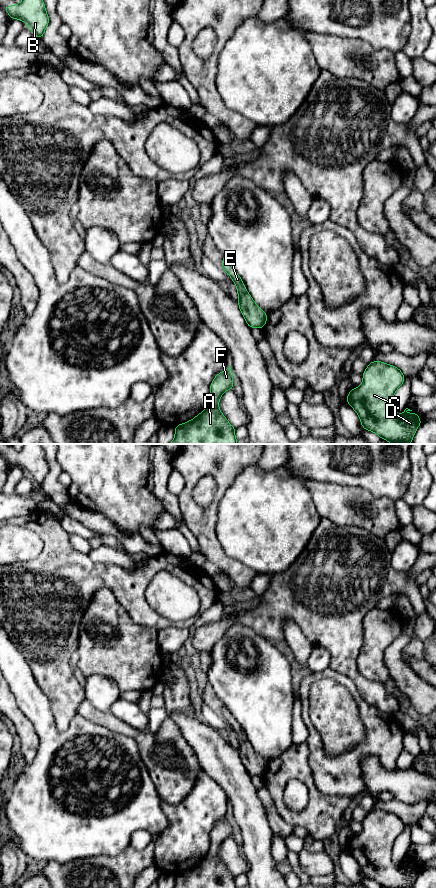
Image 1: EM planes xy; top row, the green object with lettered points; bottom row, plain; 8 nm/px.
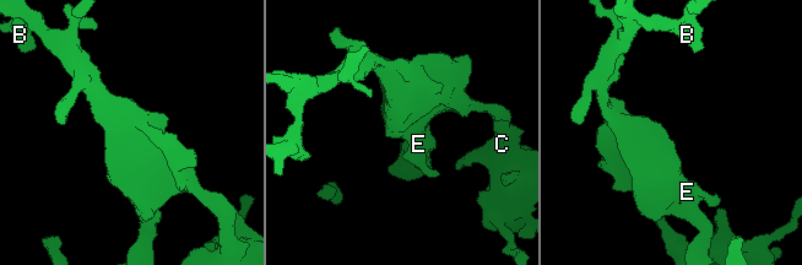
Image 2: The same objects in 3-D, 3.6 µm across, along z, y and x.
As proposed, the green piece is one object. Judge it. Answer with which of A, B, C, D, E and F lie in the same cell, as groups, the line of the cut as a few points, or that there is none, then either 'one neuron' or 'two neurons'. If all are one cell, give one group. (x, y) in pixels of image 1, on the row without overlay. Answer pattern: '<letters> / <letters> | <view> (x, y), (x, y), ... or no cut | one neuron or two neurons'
A B C D E F | no cut | one neuron

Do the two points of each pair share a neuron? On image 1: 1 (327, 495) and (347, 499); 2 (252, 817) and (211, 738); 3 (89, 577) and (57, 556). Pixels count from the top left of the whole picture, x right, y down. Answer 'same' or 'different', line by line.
1: same
2: same
3: same

